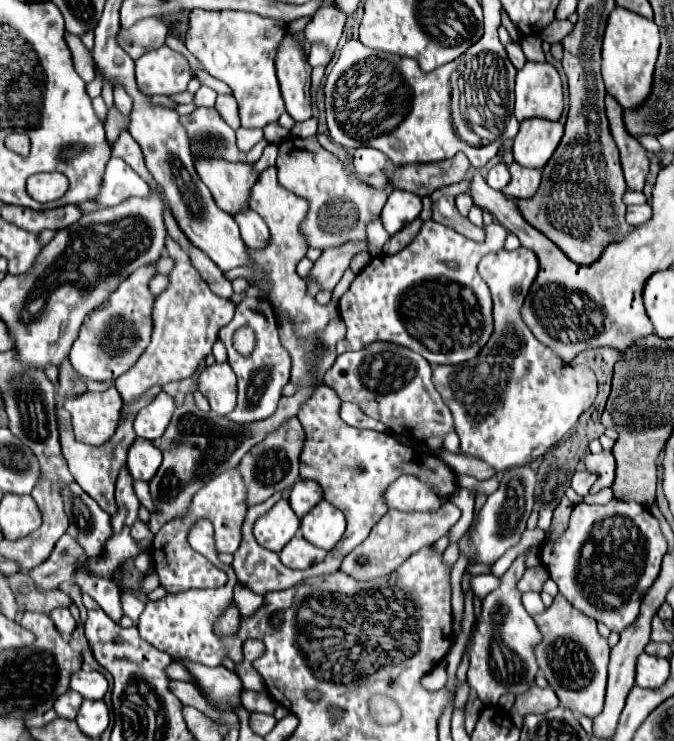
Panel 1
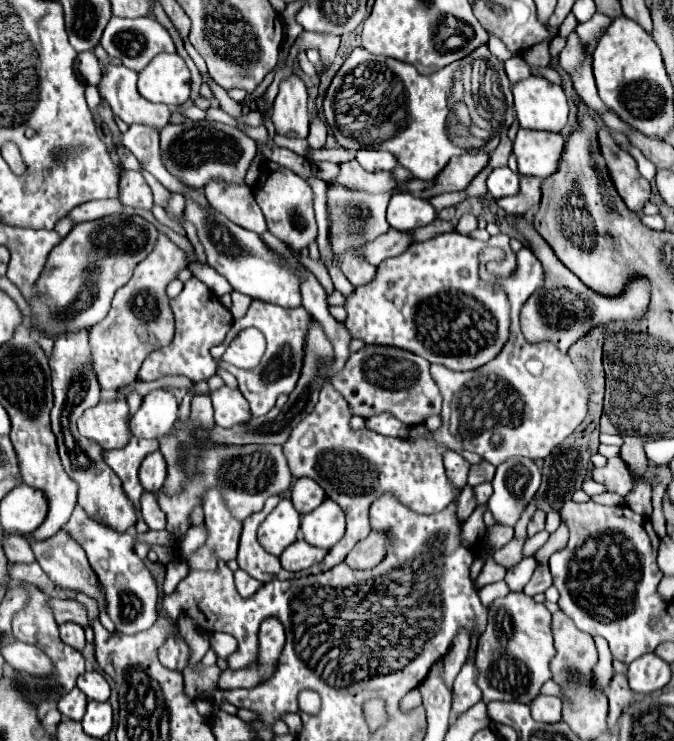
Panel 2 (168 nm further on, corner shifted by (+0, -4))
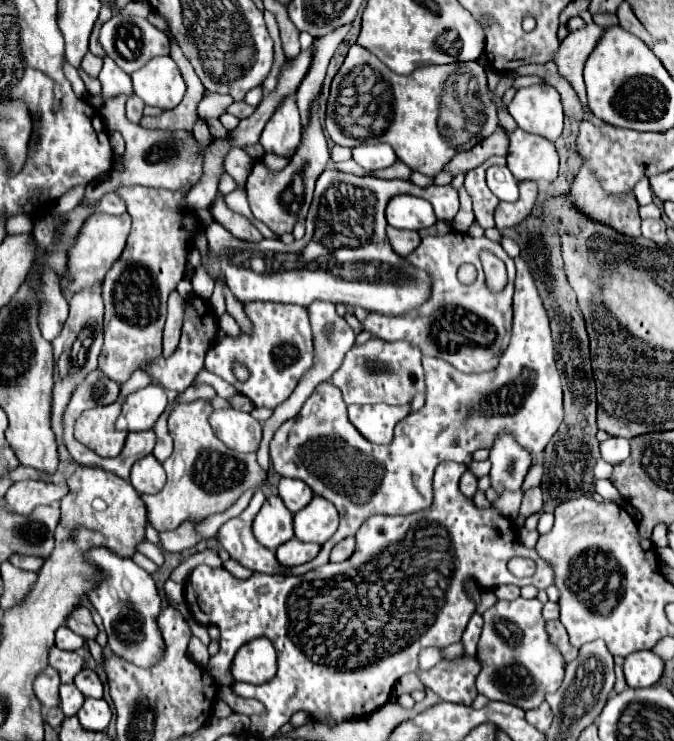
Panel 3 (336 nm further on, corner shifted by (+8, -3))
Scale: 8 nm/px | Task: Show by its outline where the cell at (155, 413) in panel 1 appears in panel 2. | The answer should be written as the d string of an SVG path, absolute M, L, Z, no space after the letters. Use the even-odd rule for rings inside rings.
M158 388L144 396L142 406L130 418L130 430L138 438L160 438L168 434L178 418L178 402L172 392Z

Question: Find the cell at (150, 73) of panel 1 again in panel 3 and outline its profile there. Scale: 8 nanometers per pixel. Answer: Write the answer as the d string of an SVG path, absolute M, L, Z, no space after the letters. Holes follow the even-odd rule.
M168 55L152 59L130 77L134 83L134 93L152 107L174 109L186 93L180 69Z

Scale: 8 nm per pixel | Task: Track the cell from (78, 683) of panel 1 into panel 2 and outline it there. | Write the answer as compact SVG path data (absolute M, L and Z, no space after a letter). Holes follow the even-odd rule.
M84 672L78 678L78 688L88 696L88 700L106 702L110 698L110 686L100 672Z

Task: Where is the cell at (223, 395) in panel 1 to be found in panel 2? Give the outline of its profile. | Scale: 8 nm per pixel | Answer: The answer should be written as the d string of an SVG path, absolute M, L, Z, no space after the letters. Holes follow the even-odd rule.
M228 386L216 390L212 392L212 404L214 404L214 420L222 428L232 428L236 424L244 424L250 418L254 418L240 390L232 390Z

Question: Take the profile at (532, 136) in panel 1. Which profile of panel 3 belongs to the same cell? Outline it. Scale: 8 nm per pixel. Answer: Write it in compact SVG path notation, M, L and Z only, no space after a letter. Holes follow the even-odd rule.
M522 129L512 131L508 169L518 181L554 181L558 175L558 153L554 143Z

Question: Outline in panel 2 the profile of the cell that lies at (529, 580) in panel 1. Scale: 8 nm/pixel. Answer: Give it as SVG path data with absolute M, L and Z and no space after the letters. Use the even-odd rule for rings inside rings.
M538 566L530 578L530 582L524 586L524 592L528 596L534 596L538 592L544 592L548 586L552 586L552 576L550 576L550 570L548 566Z

